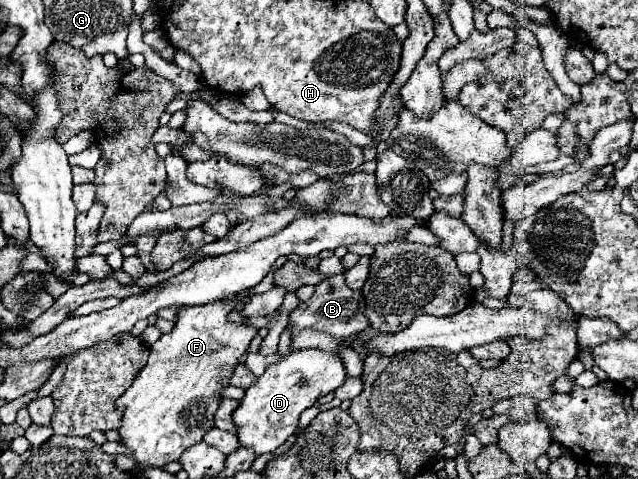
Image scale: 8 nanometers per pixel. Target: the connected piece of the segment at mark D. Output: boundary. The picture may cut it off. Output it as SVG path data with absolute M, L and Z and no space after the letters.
M298 350L290 352L284 360L270 364L266 372L250 386L234 410L234 426L238 428L238 446L254 448L256 454L274 452L286 442L290 434L298 428L300 414L314 406L320 396L334 392L346 380L344 366L334 352L324 350Z

